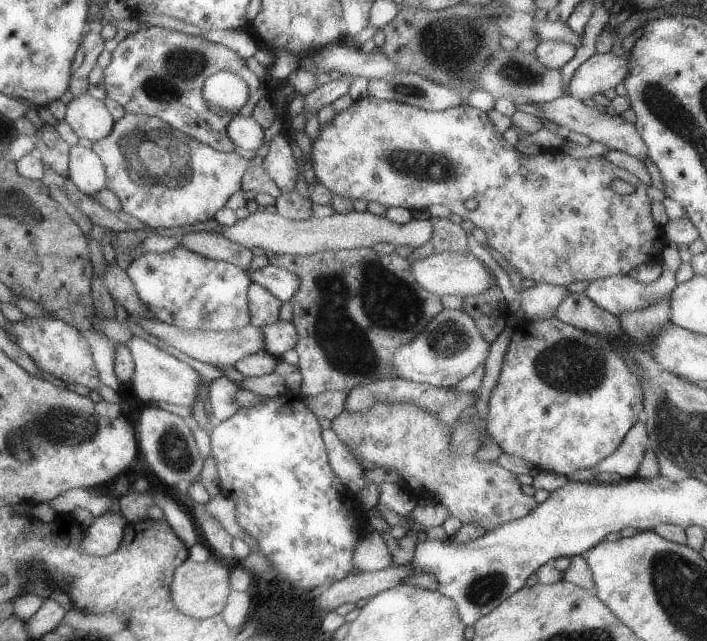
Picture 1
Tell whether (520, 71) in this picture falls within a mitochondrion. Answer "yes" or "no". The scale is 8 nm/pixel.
yes

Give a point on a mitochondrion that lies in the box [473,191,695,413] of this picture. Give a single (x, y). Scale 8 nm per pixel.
(570, 364)

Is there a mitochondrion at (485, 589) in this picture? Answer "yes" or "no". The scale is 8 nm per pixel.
yes

